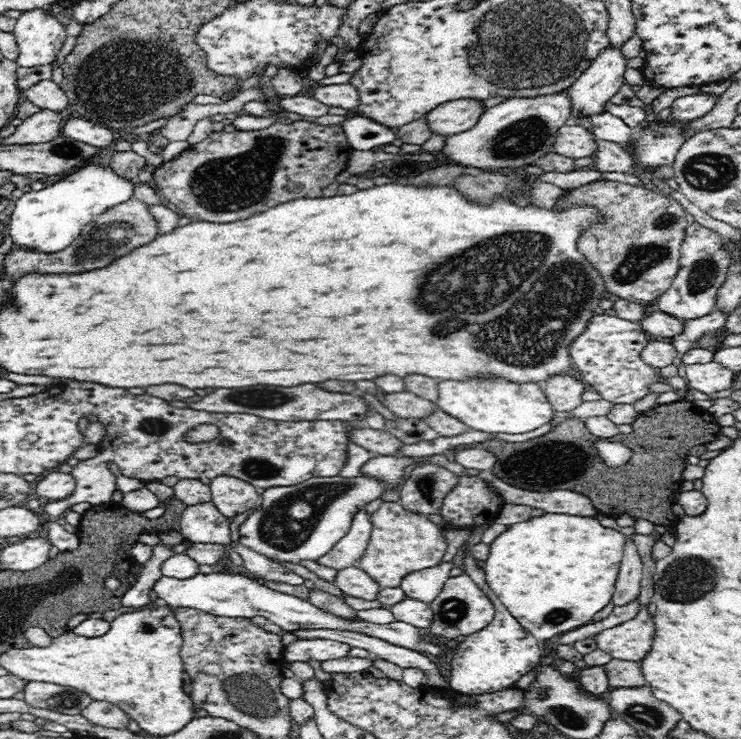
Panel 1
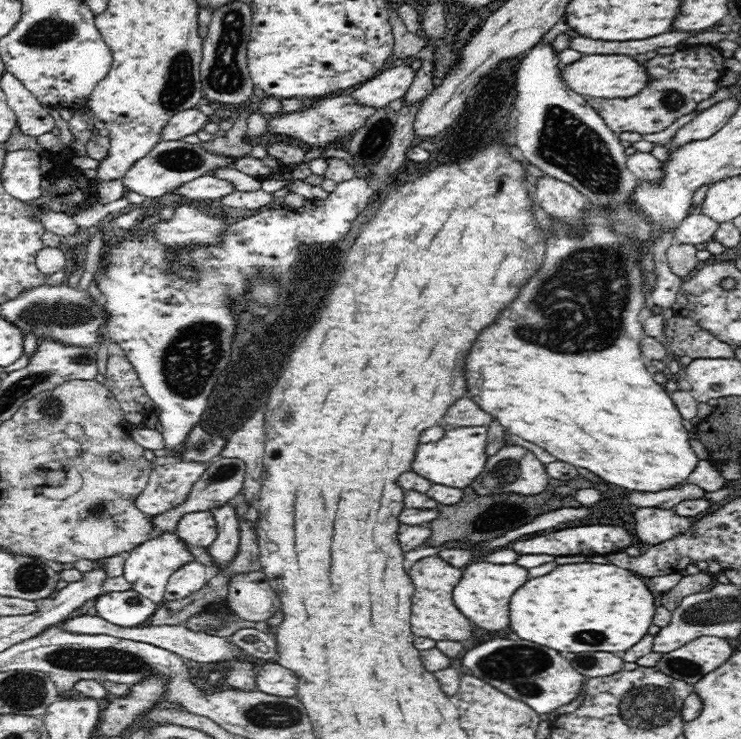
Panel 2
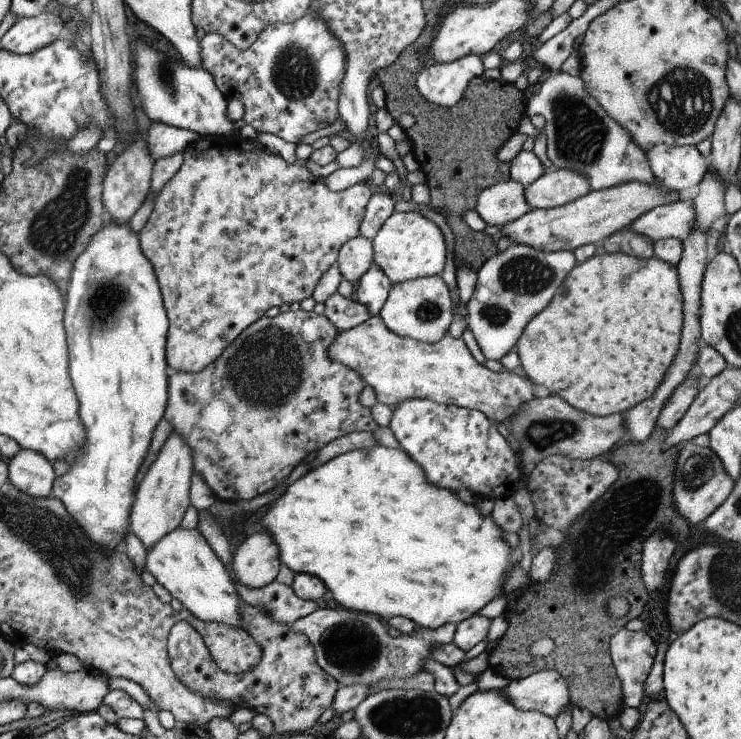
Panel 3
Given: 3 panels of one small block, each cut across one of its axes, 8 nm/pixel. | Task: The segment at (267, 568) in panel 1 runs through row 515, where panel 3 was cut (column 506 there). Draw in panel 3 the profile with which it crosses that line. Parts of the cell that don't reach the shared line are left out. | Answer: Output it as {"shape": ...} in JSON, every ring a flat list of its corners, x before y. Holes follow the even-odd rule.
{"shape":[[514,180,487,187,478,198,476,212,491,229,502,228,531,211,524,192,525,186]]}

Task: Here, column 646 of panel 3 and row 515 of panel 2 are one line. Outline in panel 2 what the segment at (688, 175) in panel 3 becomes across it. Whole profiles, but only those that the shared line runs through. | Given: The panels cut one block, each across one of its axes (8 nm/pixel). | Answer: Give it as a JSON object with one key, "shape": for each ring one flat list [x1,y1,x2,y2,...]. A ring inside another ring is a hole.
{"shape":[[168,461,154,465,148,484,135,500,135,506,144,514,160,516,170,508,186,502,194,482,206,472,207,463,192,461]]}

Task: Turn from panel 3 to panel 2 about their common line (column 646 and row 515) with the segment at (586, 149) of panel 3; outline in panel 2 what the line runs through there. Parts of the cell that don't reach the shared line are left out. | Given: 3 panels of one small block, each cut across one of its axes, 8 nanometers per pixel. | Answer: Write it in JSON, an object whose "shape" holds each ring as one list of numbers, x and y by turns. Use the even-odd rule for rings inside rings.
{"shape":[[216,457,206,466,206,472,194,482,192,490,188,492,186,502,178,504,176,508,170,508,168,512,160,516,152,516,152,525,157,529,157,533,175,533,178,521,185,514,191,512,209,511,211,508,222,506,232,500,236,494,240,494,245,479,245,464,240,458]]}

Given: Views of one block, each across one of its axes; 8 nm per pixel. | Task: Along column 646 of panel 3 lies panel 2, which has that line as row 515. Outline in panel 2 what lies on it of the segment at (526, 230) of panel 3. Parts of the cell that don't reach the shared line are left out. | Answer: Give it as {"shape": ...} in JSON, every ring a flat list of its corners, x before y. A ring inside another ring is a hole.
{"shape":[[210,511,191,512,178,521,175,533,188,545,206,549,217,538,217,524]]}

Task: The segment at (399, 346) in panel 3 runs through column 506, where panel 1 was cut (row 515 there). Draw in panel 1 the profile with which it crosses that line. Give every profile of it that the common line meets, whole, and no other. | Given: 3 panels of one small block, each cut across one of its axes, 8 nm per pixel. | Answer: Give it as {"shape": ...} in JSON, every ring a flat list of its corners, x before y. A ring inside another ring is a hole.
{"shape":[[382,501,377,511,371,514,371,538,366,550,360,559,361,569,367,572,378,584,379,587,400,587,400,582,404,576,410,572,438,566,442,563,442,556,448,548,448,539,442,532,442,527,430,521,425,515,406,510,398,501]]}

